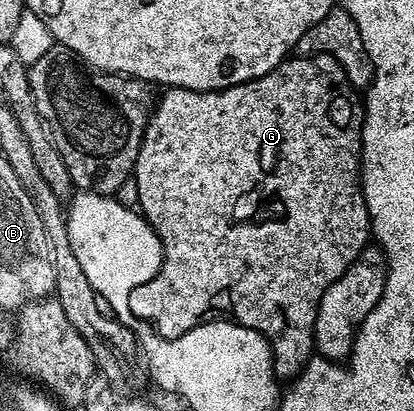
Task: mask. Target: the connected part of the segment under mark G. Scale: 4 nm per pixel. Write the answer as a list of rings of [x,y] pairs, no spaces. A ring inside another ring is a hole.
[[[311,54],[309,56],[290,56],[286,61],[282,62],[276,68],[272,68],[272,72],[268,72],[264,76],[260,76],[251,82],[244,84],[236,84],[229,86],[223,90],[185,90],[179,86],[171,86],[165,91],[167,94],[157,99],[156,105],[150,115],[150,123],[146,125],[146,131],[142,137],[140,144],[140,152],[138,159],[134,165],[132,175],[132,186],[138,189],[137,209],[143,218],[149,222],[150,227],[158,233],[158,239],[162,241],[163,260],[162,267],[158,269],[158,275],[150,282],[145,282],[140,288],[132,288],[132,292],[128,296],[128,304],[130,305],[130,313],[136,319],[143,318],[146,322],[154,322],[154,326],[158,329],[159,339],[173,340],[181,334],[186,334],[192,328],[201,326],[203,322],[215,321],[216,316],[231,322],[239,322],[242,326],[247,326],[253,330],[259,330],[265,338],[270,339],[270,345],[276,355],[276,374],[279,379],[293,380],[293,378],[302,371],[303,366],[310,361],[312,351],[314,350],[314,325],[316,324],[316,312],[318,311],[318,300],[324,296],[324,292],[330,287],[340,275],[348,268],[348,264],[352,264],[352,260],[356,260],[356,256],[371,241],[370,233],[370,217],[368,216],[368,208],[366,207],[366,198],[362,194],[362,183],[360,181],[360,159],[362,156],[362,115],[364,113],[364,102],[360,97],[359,91],[350,85],[348,76],[344,76],[344,68],[340,68],[340,64],[336,64],[336,60],[330,54]]]

